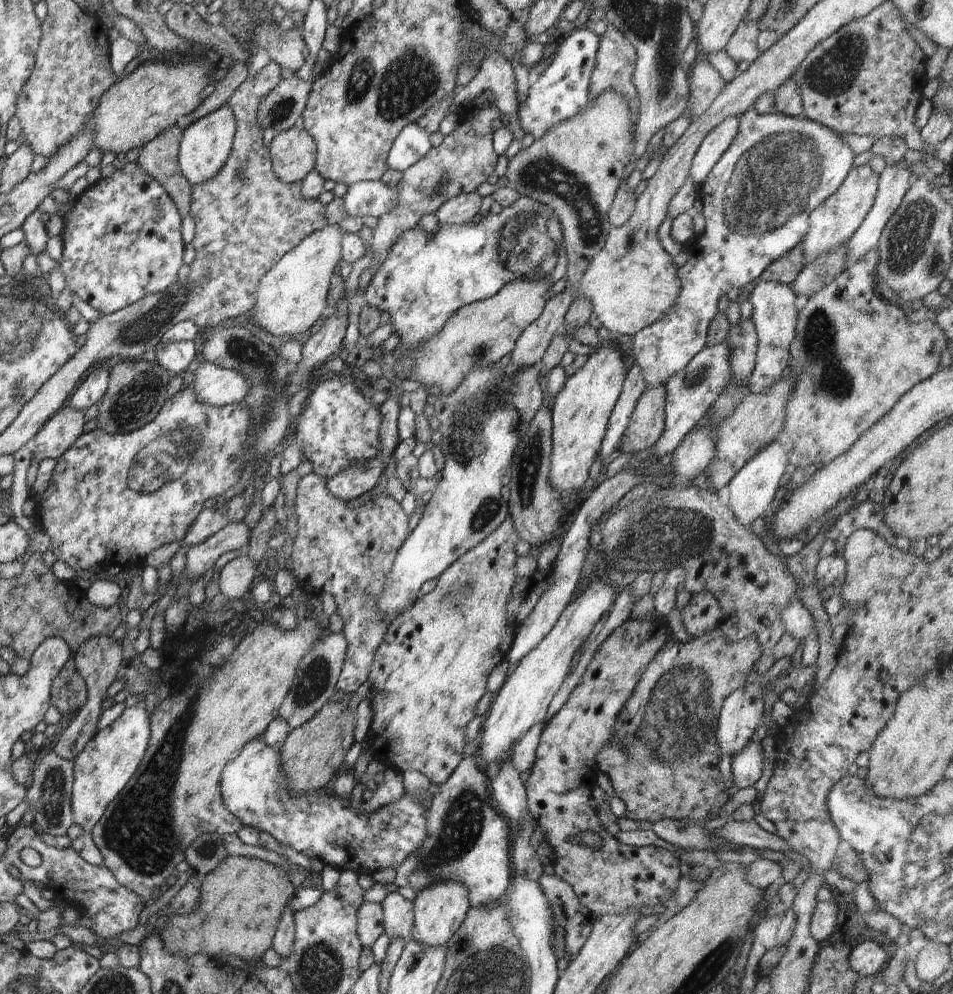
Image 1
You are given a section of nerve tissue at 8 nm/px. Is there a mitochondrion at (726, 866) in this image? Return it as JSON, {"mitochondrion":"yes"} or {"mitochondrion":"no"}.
{"mitochondrion":"no"}

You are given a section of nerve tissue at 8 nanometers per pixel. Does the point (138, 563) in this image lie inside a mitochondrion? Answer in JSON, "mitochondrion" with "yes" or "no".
{"mitochondrion":"no"}

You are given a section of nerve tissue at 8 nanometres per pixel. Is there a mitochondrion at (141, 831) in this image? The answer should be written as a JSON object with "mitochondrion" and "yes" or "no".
{"mitochondrion":"yes"}

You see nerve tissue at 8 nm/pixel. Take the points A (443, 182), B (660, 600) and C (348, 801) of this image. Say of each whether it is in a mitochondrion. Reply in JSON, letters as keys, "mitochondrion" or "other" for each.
{"A":"mitochondrion","B":"other","C":"other"}

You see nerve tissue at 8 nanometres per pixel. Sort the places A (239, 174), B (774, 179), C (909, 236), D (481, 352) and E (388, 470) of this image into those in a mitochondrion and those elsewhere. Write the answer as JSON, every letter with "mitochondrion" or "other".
{"A":"mitochondrion","B":"mitochondrion","C":"mitochondrion","D":"mitochondrion","E":"other"}

